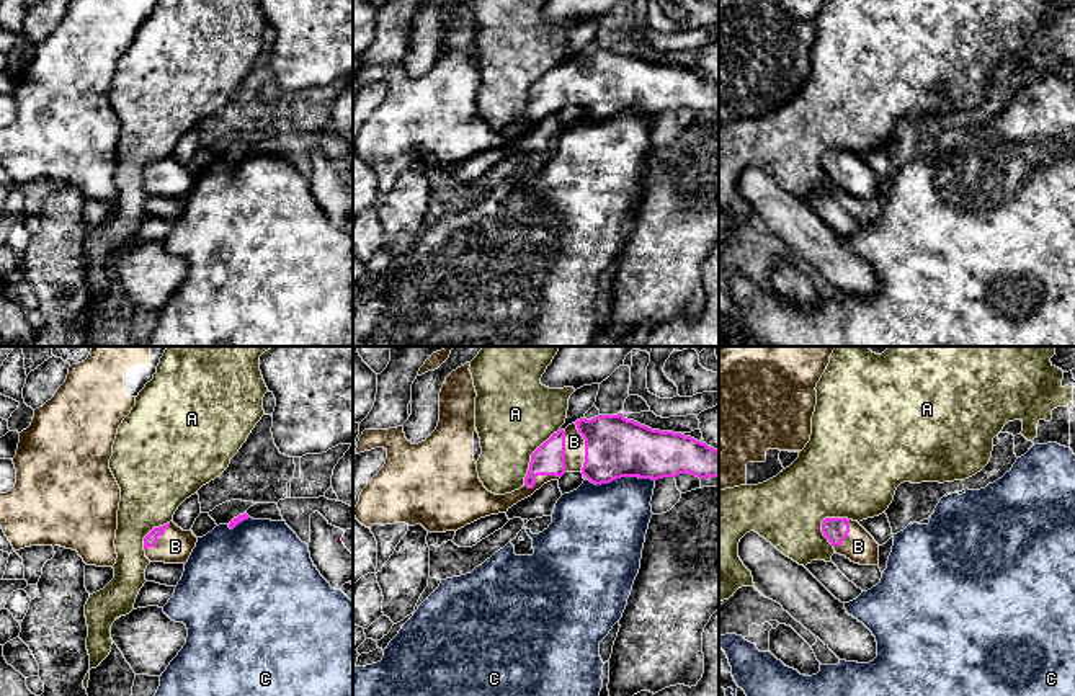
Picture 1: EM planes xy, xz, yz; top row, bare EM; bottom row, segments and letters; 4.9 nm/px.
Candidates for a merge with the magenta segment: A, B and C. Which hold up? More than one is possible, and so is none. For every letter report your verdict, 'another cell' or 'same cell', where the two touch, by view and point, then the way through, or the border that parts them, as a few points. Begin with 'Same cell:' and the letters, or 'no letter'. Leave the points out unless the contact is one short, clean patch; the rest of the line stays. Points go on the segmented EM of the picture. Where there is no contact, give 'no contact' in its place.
Same cell: B
A: another cell | xz (531, 456)
B: same cell | xz (585, 448)
C: another cell | xz (621, 476)

